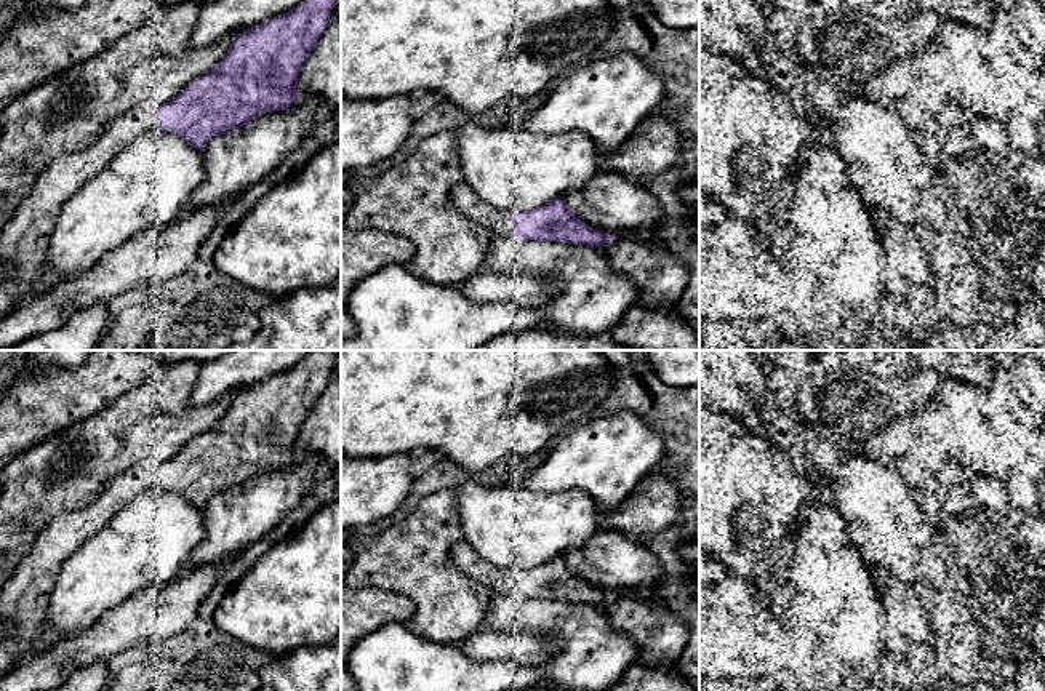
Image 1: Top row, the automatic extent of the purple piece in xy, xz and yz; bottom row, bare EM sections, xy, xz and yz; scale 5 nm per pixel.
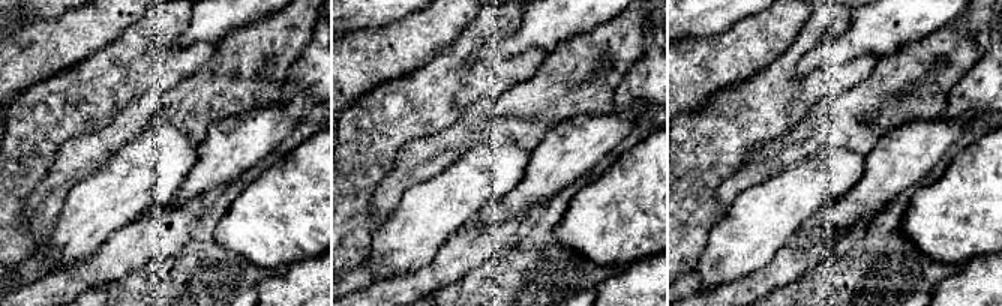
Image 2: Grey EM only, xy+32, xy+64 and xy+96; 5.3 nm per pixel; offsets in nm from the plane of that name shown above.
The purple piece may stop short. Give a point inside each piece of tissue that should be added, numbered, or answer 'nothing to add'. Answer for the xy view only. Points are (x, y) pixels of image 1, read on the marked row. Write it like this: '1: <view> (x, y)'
1: xy (24, 240)

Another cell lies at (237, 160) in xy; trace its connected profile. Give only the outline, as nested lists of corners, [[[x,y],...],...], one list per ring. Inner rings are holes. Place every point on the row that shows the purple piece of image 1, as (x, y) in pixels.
[[[307,98],[283,110],[270,110],[214,136],[205,147],[205,179],[190,195],[184,214],[224,205],[259,184],[274,168],[290,162],[314,130],[315,102]]]

